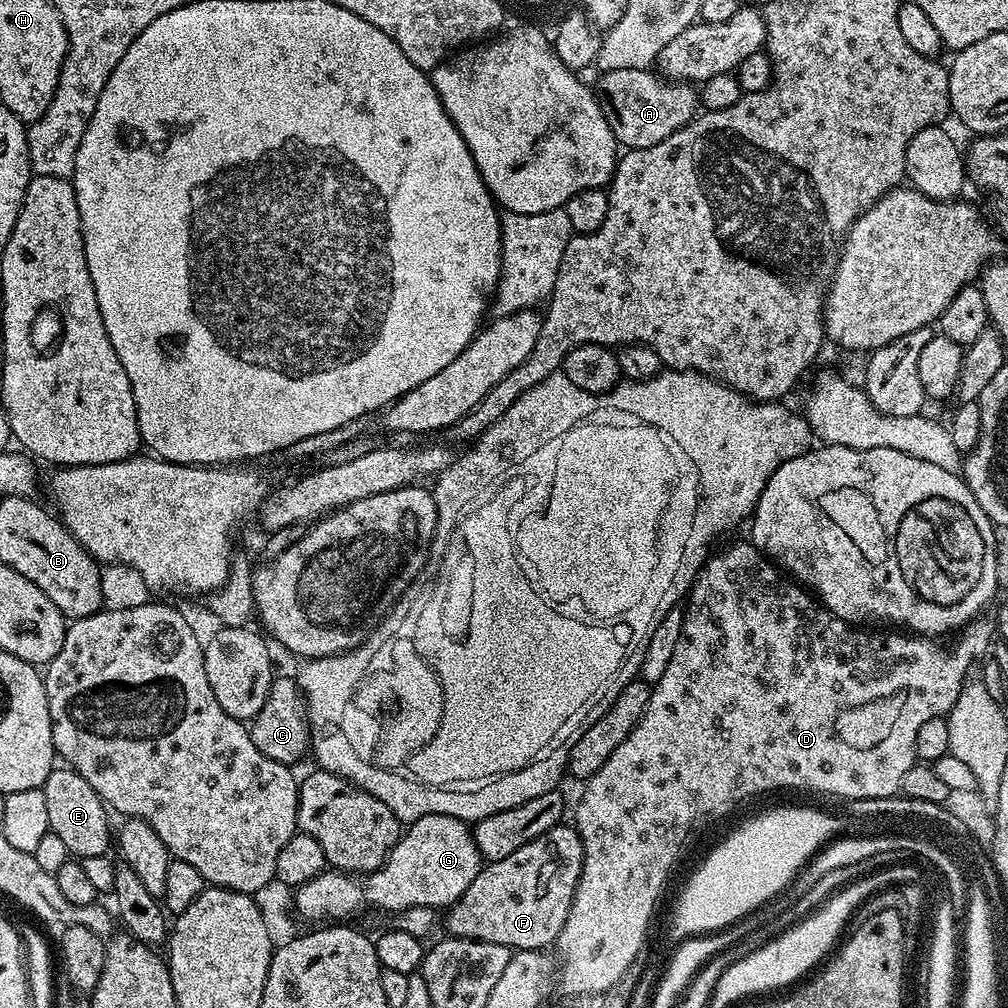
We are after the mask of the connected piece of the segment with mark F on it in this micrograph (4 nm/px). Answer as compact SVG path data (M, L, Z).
M568 822L555 824L546 834L526 842L526 846L518 846L506 858L481 867L474 882L447 909L447 935L494 942L522 951L555 945L570 914L583 865L584 847L575 827Z

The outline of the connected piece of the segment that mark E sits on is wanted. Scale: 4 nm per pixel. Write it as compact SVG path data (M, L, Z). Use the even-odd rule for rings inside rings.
M53 770L44 783L46 810L50 813L48 831L58 834L68 853L81 861L103 856L109 851L108 847L111 844L113 847L114 844L114 828L108 825L109 809L104 799L94 790L94 786L86 782L86 778L71 770L63 771Z

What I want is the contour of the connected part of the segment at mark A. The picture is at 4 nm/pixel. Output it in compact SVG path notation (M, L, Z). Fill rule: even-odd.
M647 68L610 70L599 78L594 84L596 100L617 145L625 149L658 146L662 138L670 138L698 115L698 92L691 83L661 78Z

